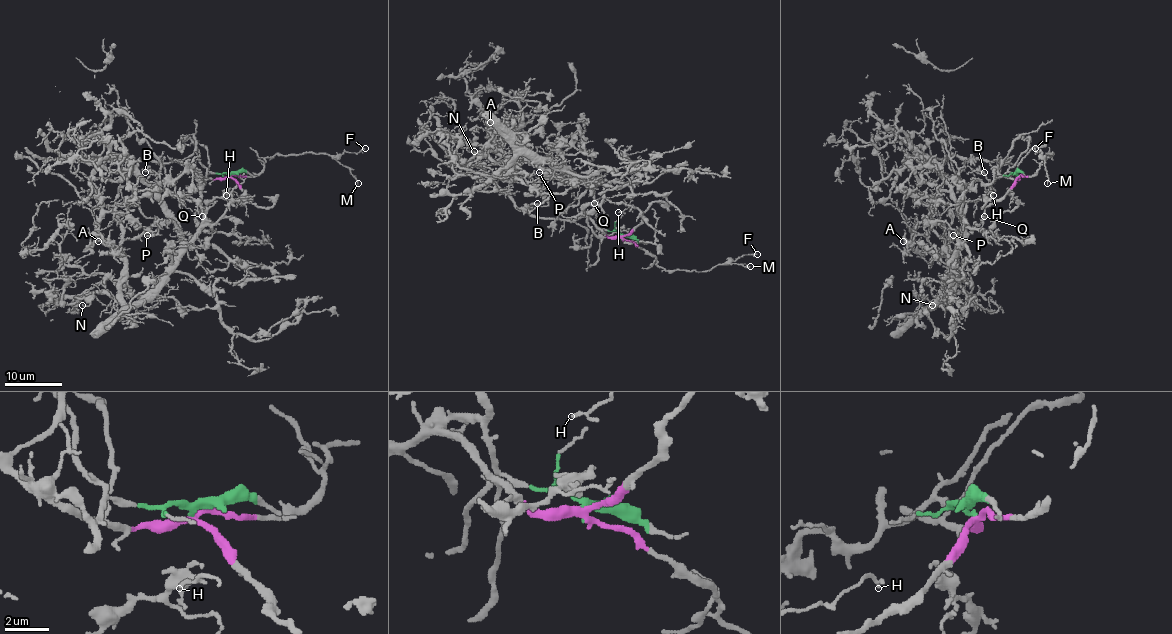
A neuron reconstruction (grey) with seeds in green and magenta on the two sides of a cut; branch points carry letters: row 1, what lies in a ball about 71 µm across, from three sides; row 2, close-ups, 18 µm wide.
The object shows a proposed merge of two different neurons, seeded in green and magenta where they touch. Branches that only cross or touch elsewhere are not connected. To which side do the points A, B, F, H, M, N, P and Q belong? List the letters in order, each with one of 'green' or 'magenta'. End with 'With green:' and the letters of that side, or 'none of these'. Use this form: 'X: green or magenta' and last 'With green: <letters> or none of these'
A: green
B: green
F: magenta
H: green
M: magenta
N: green
P: green
Q: green
With green: A, B, H, N, P, Q

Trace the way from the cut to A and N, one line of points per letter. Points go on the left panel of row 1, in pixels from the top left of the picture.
A: (230, 175), (207, 174), (203, 228), (133, 303), (121, 296), (123, 259), (96, 230), (98, 240)
N: (230, 175), (207, 174), (203, 228), (142, 297), (121, 304), (88, 293), (77, 297), (89, 303), (82, 304)

